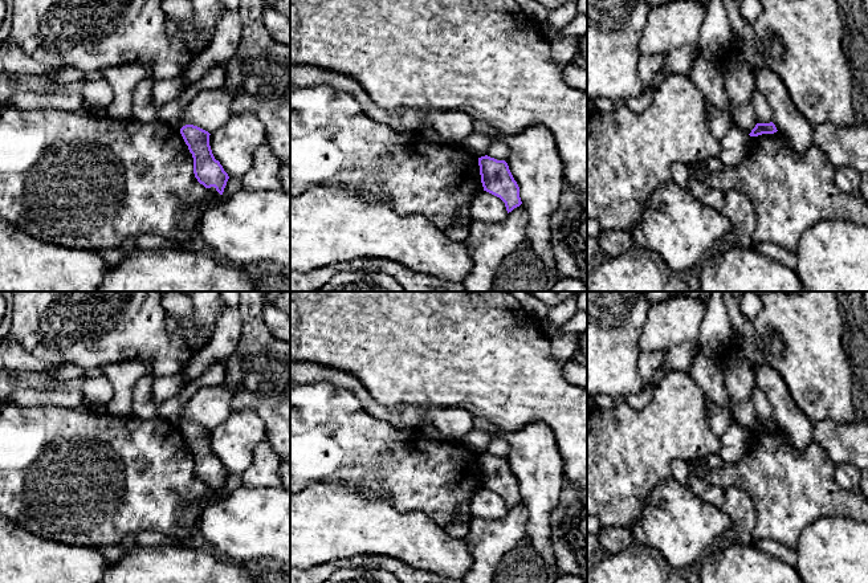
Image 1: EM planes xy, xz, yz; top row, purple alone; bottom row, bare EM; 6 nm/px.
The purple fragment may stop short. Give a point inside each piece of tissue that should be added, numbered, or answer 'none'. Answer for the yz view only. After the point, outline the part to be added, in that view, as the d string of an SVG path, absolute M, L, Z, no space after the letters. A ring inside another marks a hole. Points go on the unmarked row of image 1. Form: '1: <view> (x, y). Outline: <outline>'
none

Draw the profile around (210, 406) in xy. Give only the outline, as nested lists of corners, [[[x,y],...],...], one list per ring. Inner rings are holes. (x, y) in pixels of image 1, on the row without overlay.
[[[224,386],[200,387],[170,423],[180,427],[193,421],[211,431],[229,417],[233,411],[232,399],[232,391]]]

